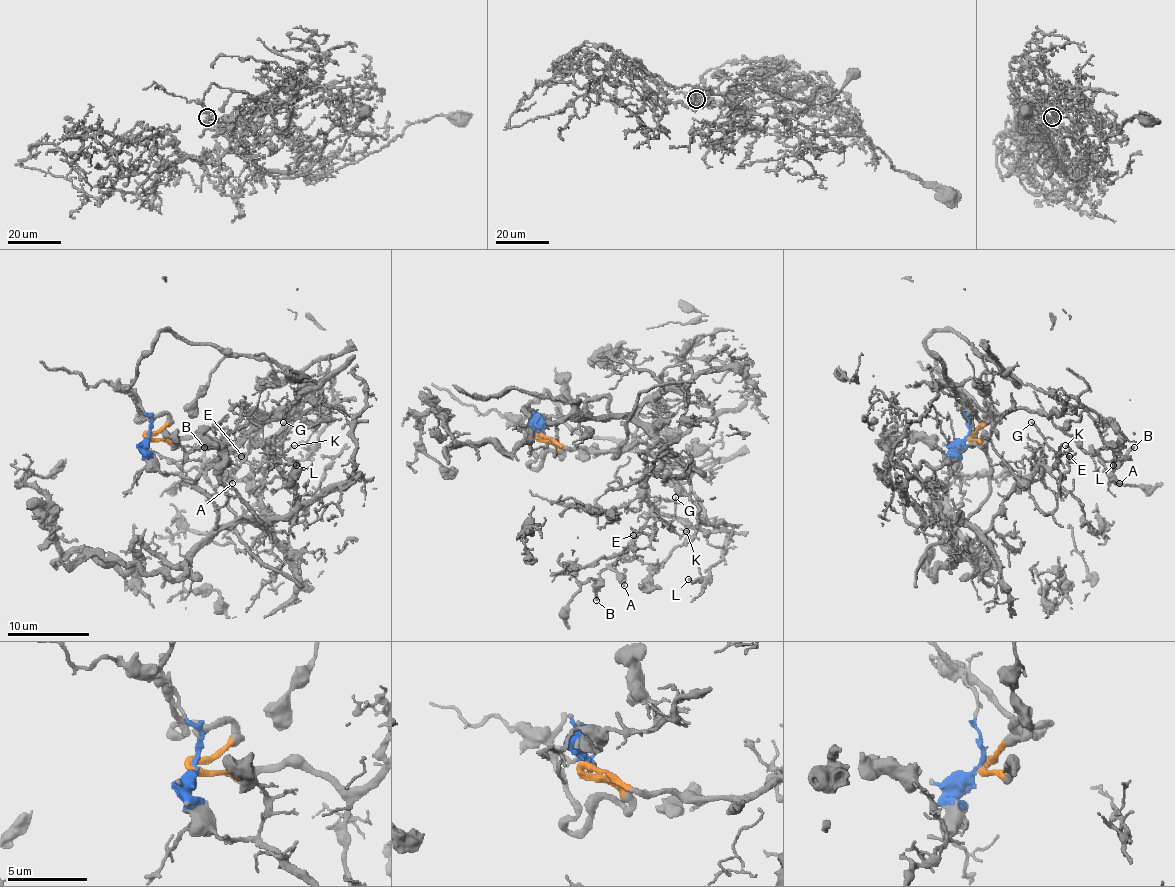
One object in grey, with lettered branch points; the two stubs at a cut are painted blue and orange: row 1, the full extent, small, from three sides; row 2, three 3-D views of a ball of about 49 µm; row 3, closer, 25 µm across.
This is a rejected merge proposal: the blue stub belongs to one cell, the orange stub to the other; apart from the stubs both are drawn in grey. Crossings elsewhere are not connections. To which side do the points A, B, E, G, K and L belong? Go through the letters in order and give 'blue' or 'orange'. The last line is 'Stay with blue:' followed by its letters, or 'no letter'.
A: orange
B: orange
E: blue
G: blue
K: blue
L: orange
Stay with blue: E, G, K

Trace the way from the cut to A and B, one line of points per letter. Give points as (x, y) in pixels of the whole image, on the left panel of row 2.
A: (148, 437), (207, 437), (236, 447), (254, 429), (254, 408), (260, 414), (236, 449), (219, 457), (232, 484)
B: (148, 437), (207, 437), (236, 447), (254, 429), (254, 408), (260, 414), (236, 449), (207, 461), (203, 447)

